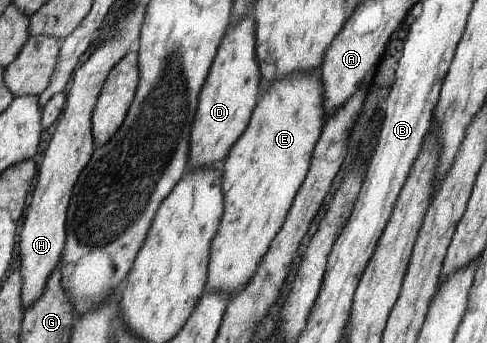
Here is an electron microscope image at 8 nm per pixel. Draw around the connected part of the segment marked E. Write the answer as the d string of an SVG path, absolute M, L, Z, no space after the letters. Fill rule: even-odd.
M318 71L311 72L298 72L297 74L291 74L287 78L282 80L275 80L268 87L267 90L262 90L258 97L257 105L253 110L250 122L248 123L247 129L243 132L243 135L232 145L230 152L228 153L227 160L223 165L222 172L222 183L221 193L223 193L224 208L223 215L220 217L217 231L215 232L214 238L211 240L210 258L208 265L208 276L206 285L210 287L213 292L223 292L229 295L229 299L233 295L237 295L255 275L258 270L259 262L263 259L263 256L267 253L267 250L271 247L271 242L275 239L275 236L279 233L279 230L285 223L289 208L306 178L310 161L312 158L312 151L314 150L315 144L319 139L320 133L322 132L324 123L326 122L324 109L322 108L322 87L320 86L320 77Z

